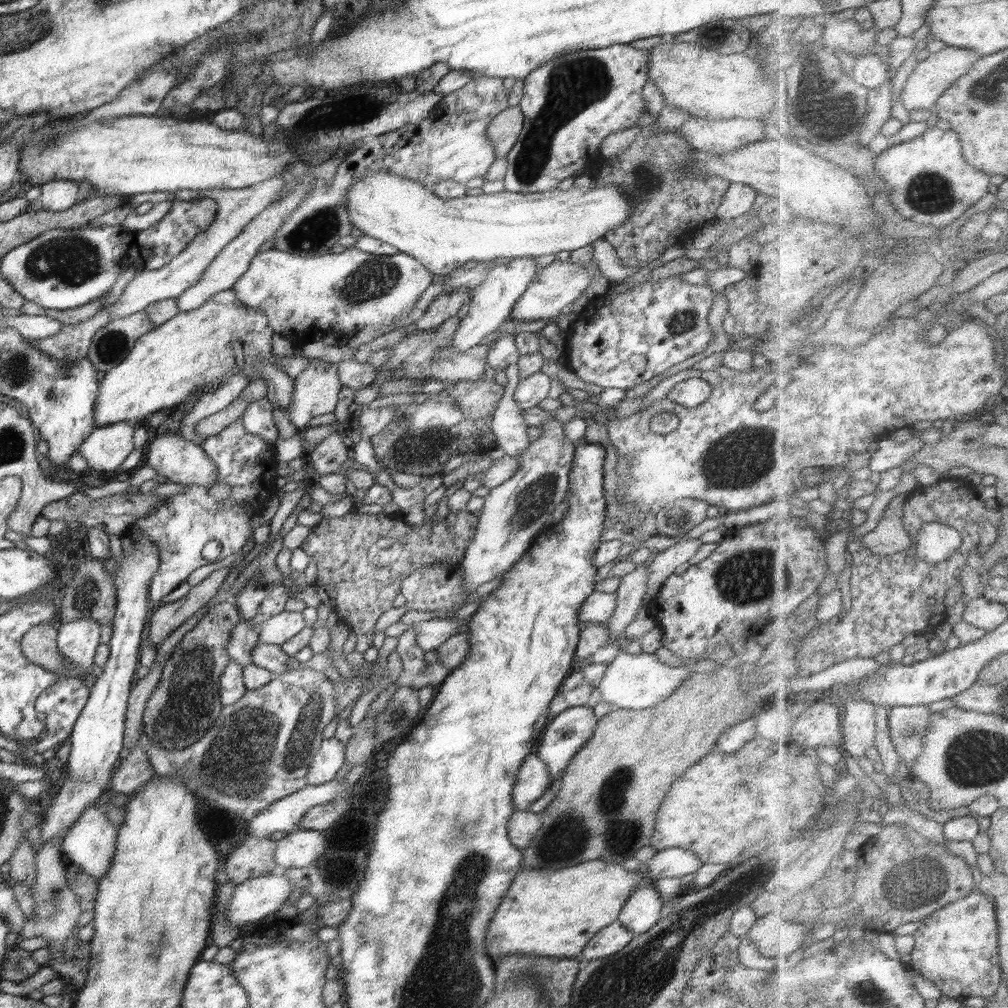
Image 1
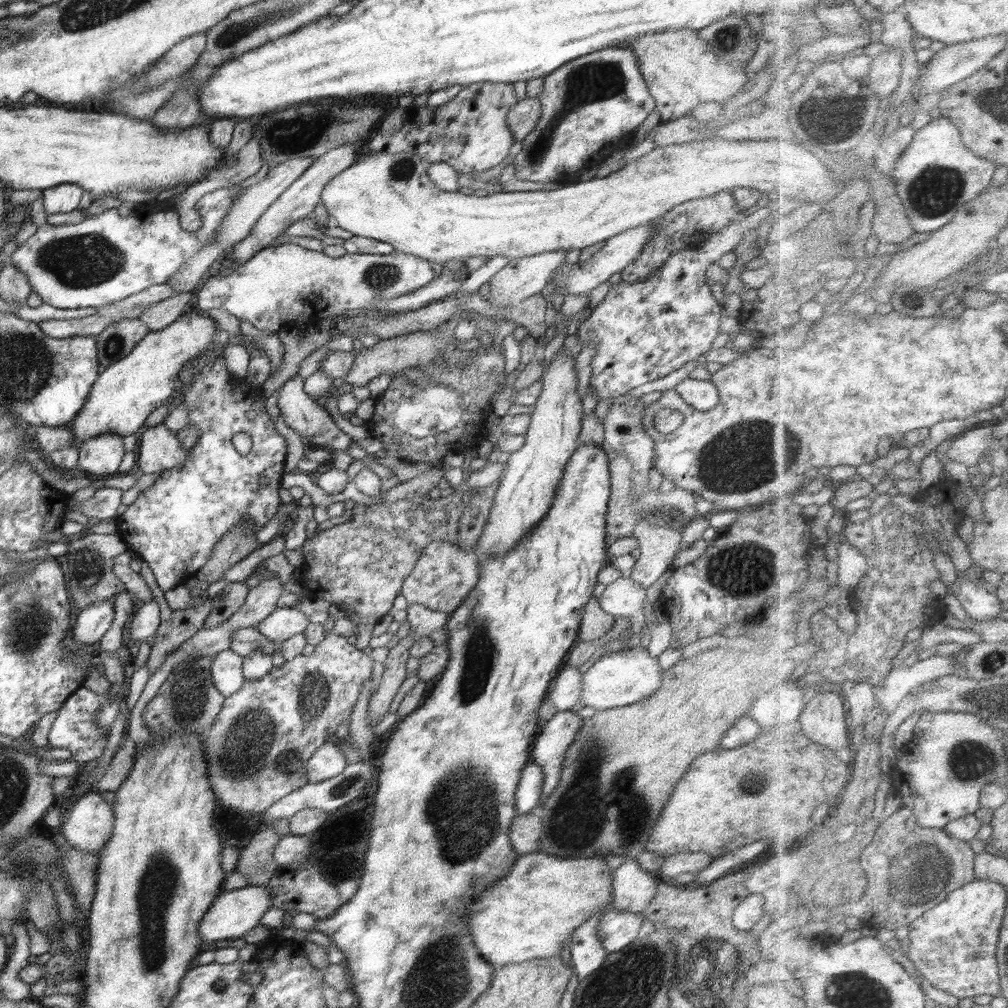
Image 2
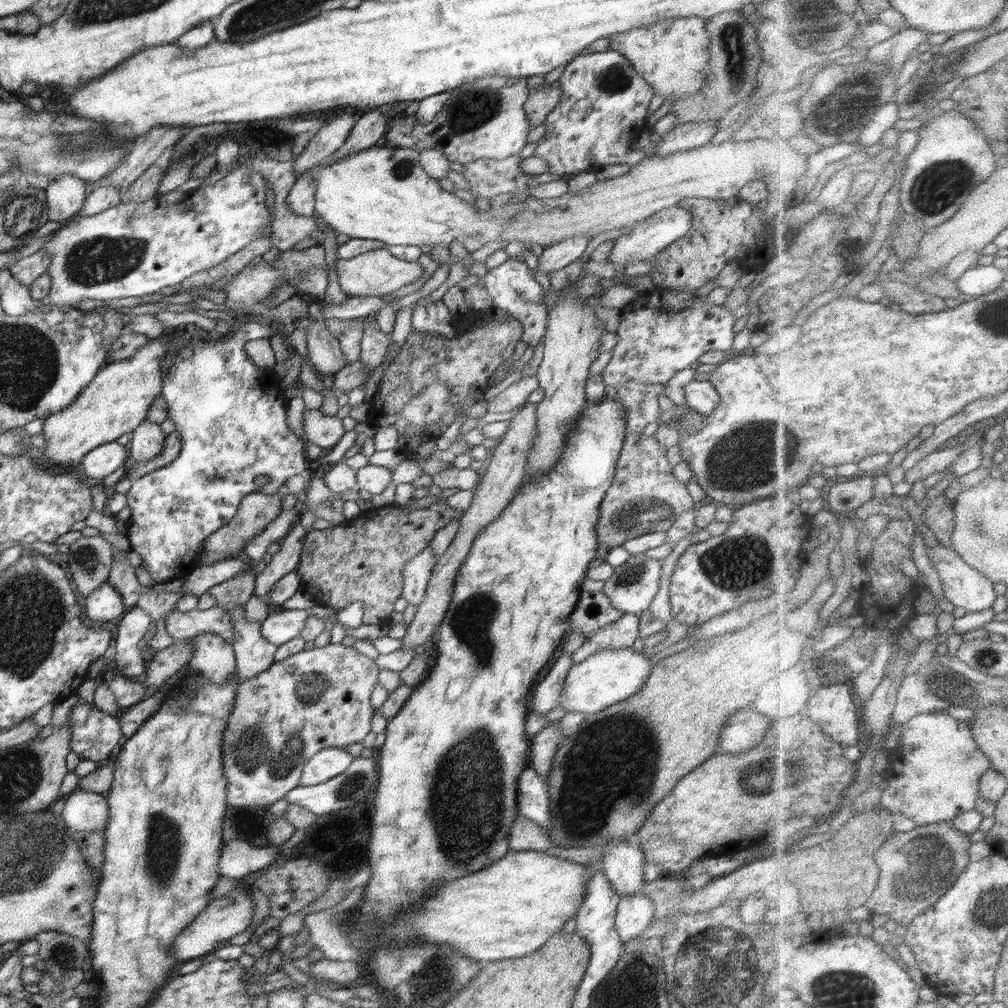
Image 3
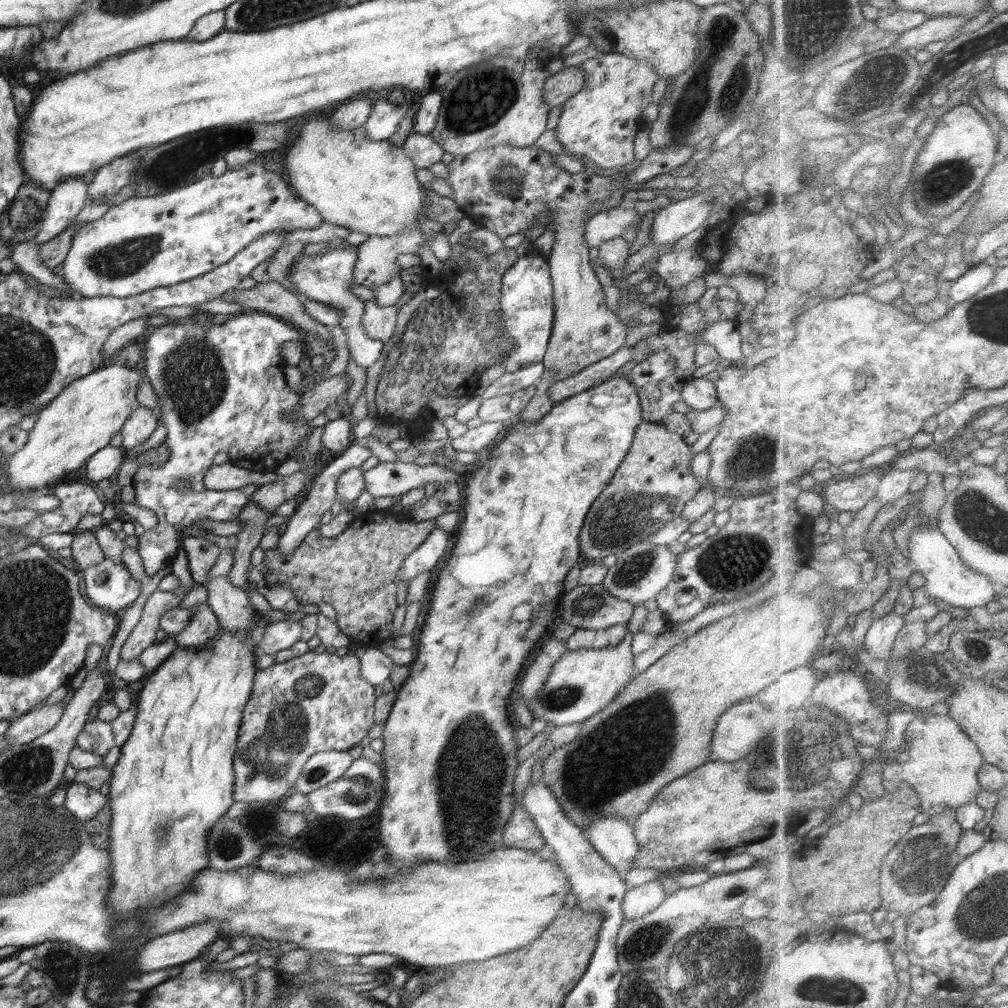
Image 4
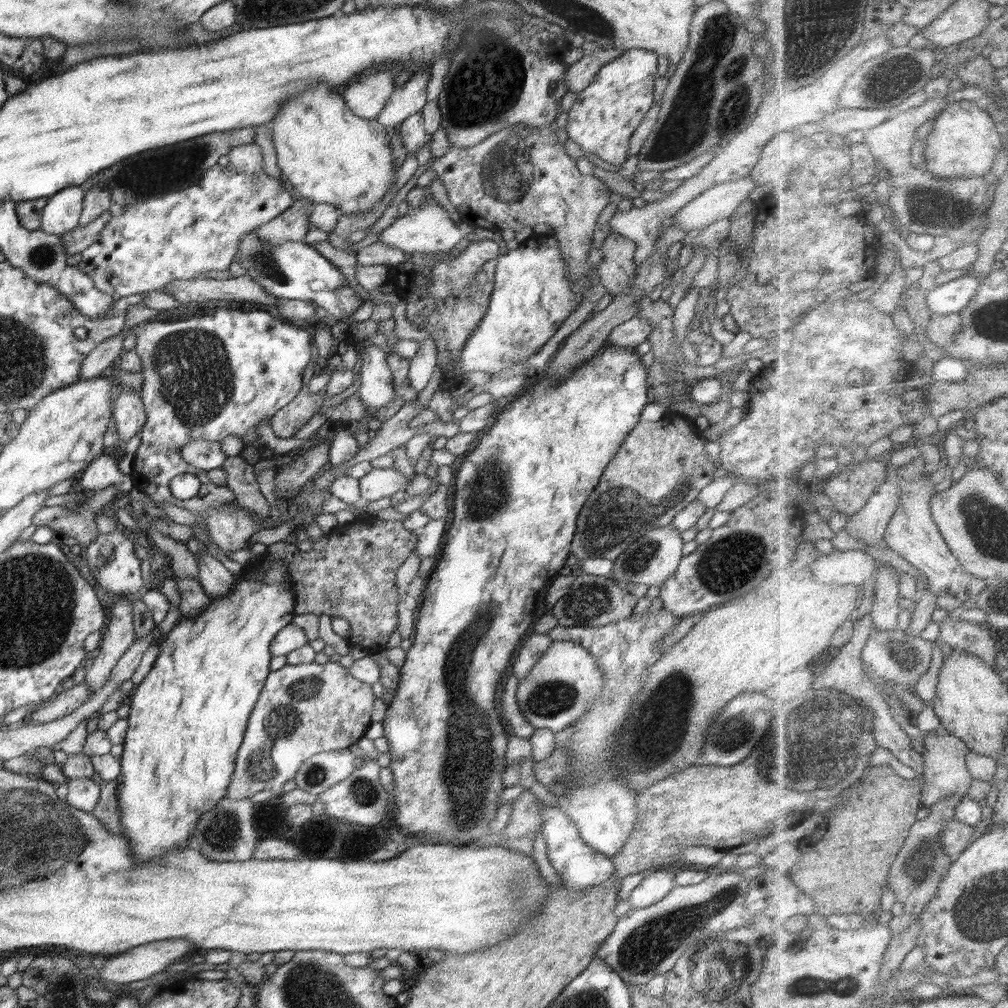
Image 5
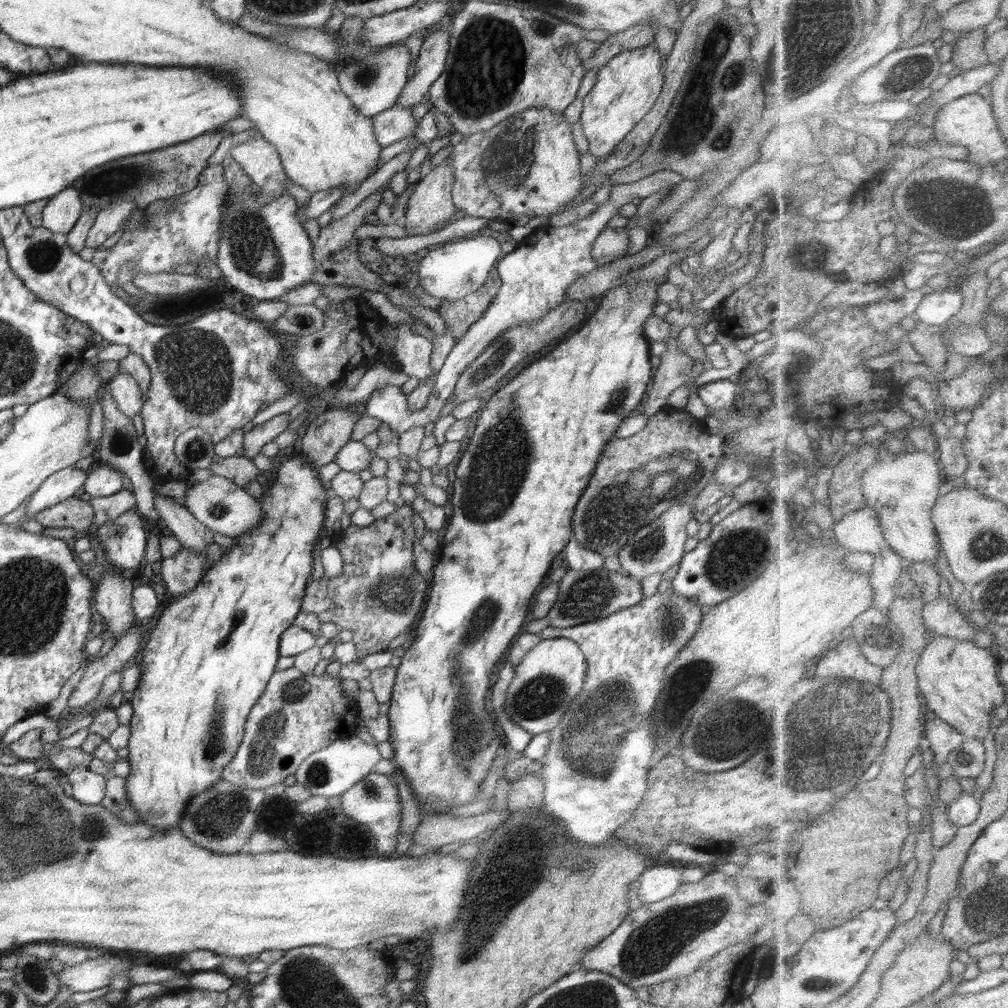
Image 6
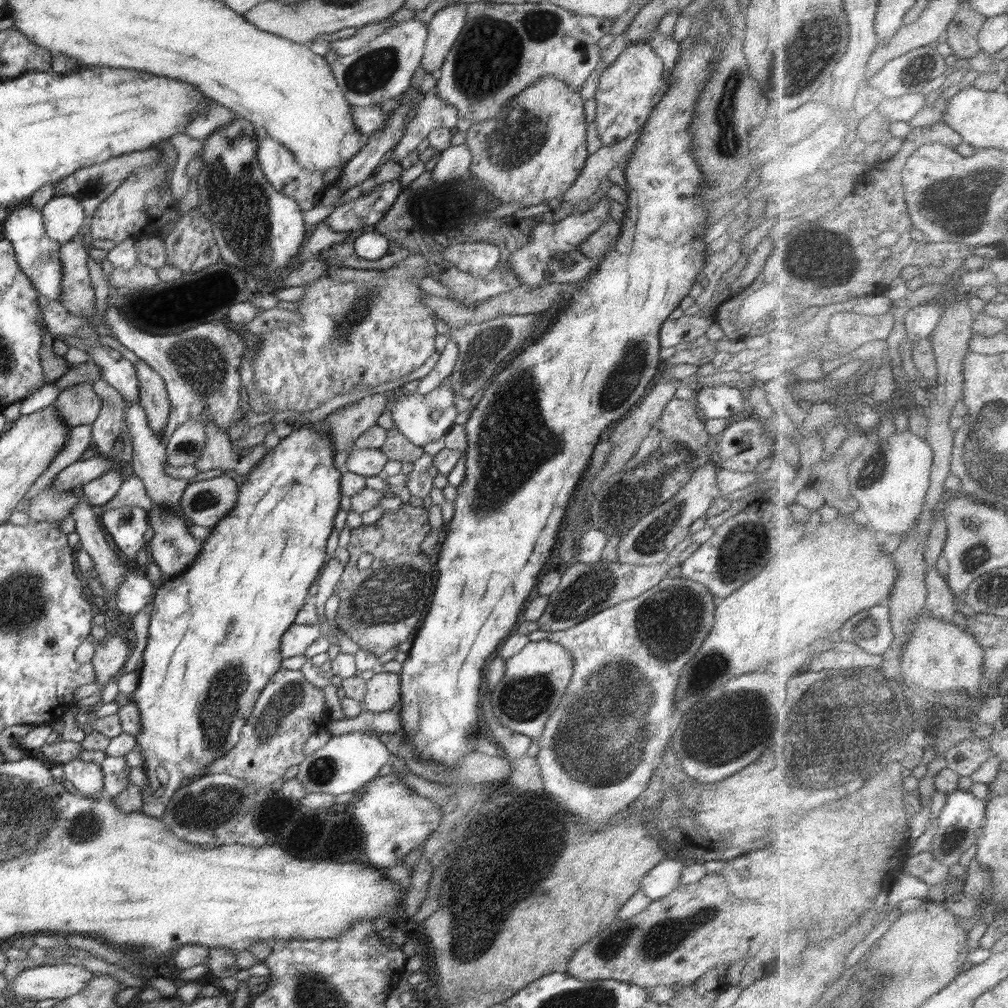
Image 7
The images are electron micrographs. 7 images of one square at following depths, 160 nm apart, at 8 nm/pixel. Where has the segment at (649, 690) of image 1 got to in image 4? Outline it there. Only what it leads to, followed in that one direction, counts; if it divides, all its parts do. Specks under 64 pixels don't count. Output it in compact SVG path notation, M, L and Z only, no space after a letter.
M628 629L624 641L614 648L579 649L564 653L552 667L542 691L527 702L533 718L551 722L555 726L566 726L584 723L603 711L634 678L636 668L633 668L632 640Z

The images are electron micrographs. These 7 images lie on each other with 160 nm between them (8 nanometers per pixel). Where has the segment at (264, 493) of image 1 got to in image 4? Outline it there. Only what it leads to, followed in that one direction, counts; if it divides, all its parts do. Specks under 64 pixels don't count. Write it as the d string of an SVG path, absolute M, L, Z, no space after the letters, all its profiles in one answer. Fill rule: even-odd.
M245 311L238 315L234 314L216 320L202 320L202 322L196 322L196 320L194 320L194 322L188 322L188 320L183 320L157 326L152 328L148 337L141 343L143 347L142 368L149 383L154 387L154 390L158 395L159 405L161 406L158 420L164 423L167 428L167 438L164 444L166 444L166 448L168 448L168 452L170 452L168 460L162 464L153 464L152 466L149 464L141 464L131 482L132 486L135 488L135 504L151 510L157 516L157 523L154 524L150 530L147 530L138 537L137 550L143 560L144 568L148 576L152 577L154 574L158 574L163 566L167 566L167 564L169 565L171 563L171 560L177 553L177 548L183 546L183 539L186 535L182 536L180 534L181 532L184 532L186 526L202 527L202 522L204 522L204 520L228 522L228 520L238 519L239 512L245 507L245 504L251 500L252 493L259 489L259 484L252 483L228 492L208 490L208 487L203 483L203 476L206 474L207 470L210 470L210 467L213 465L212 460L215 460L218 454L224 453L224 455L227 455L228 462L239 466L240 468L250 470L251 472L265 473L266 471L274 471L284 461L290 459L290 453L292 453L294 449L304 447L304 445L300 445L299 441L305 441L307 435L310 433L310 427L308 426L307 420L294 419L293 421L289 421L288 419L285 419L285 414L287 414L287 412L291 412L291 410L297 408L301 395L297 394L288 386L284 377L283 368L286 367L287 364L283 359L280 347L284 342L299 342L301 347L308 351L309 345L304 344L301 332L291 324L288 324L285 320L280 320L268 313L261 313L260 311ZM183 480L189 480L189 489L186 489L185 491L181 489L181 482L183 482Z

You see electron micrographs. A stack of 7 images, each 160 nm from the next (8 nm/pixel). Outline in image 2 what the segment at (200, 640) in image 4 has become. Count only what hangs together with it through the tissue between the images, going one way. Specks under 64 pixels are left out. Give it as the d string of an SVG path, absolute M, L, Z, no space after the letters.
M227 649L212 656L210 674L215 688L225 698L238 691L244 685L242 657Z

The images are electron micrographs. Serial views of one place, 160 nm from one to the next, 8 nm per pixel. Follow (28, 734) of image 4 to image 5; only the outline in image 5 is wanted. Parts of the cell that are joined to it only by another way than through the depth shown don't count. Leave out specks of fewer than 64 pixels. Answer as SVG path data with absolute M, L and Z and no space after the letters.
M82 682L78 686L74 686L70 690L56 695L46 702L47 706L39 706L38 710L30 714L22 723L26 725L38 725L62 719L84 705L84 702L90 696L89 692L86 682Z

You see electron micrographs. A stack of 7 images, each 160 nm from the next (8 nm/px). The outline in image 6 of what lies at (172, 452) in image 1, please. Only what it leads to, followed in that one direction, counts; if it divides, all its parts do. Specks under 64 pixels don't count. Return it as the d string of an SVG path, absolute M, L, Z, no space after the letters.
M121 368L119 374L106 384L116 406L131 419L141 411L144 404L144 394L136 379Z

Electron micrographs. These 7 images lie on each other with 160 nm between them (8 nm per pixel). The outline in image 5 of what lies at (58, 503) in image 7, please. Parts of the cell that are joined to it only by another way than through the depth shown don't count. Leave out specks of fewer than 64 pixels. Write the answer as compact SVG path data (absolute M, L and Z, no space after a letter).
M106 487L94 492L86 503L80 503L81 509L70 512L64 506L42 506L33 514L32 524L49 526L60 536L75 538L80 547L88 546L99 535L95 521L108 502L112 502L118 487Z

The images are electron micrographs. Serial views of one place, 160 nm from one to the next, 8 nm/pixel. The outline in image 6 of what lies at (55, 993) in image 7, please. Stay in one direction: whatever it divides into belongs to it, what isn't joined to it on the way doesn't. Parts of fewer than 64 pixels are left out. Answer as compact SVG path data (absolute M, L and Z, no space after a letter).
M101 956L88 959L76 966L65 965L64 971L56 972L62 986L74 992L90 992L109 986L114 976L127 976L134 964L145 964L152 958L120 958L120 956Z

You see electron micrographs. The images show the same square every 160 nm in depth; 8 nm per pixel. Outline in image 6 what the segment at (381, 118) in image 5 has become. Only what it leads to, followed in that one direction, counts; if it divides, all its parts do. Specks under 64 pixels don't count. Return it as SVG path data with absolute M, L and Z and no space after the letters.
M447 22L443 23L443 27L431 33L426 39L423 40L423 44L418 54L418 59L416 60L415 74L412 75L412 78L406 81L406 84L401 90L398 100L395 102L395 105L400 108L413 109L416 105L419 104L420 100L429 96L430 89L438 77L444 72L446 66L446 59L450 50L449 47L449 38L450 33L448 33L446 26Z

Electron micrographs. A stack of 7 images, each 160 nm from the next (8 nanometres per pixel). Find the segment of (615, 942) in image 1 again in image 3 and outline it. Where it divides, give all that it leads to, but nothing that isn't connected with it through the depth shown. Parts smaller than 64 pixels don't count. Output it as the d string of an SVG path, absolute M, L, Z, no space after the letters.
M641 891L620 897L614 925L623 946L646 931L651 924L654 909L653 902Z

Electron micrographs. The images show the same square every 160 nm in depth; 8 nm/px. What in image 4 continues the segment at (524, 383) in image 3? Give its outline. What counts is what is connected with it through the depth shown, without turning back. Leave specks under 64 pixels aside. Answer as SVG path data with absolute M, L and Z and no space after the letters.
M537 385L511 392L502 396L495 396L489 399L483 399L477 416L484 423L497 422L504 424L507 428L518 422L519 416L534 396Z

